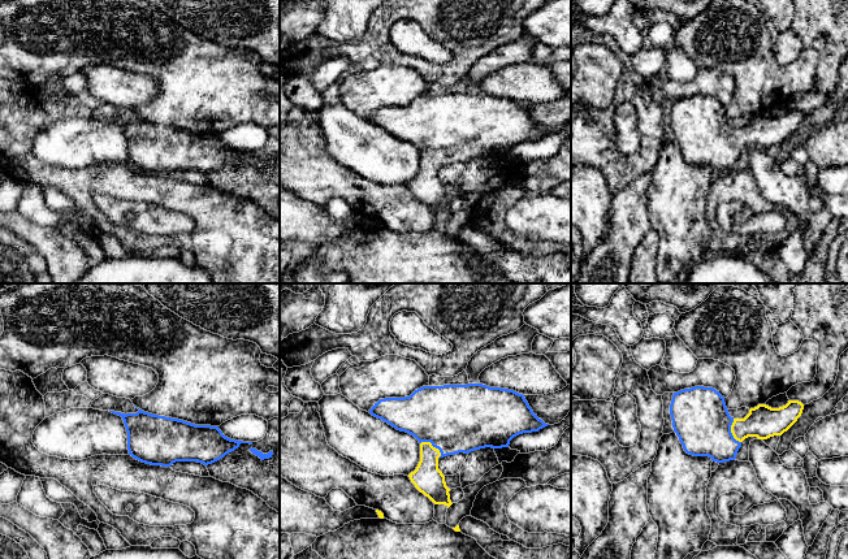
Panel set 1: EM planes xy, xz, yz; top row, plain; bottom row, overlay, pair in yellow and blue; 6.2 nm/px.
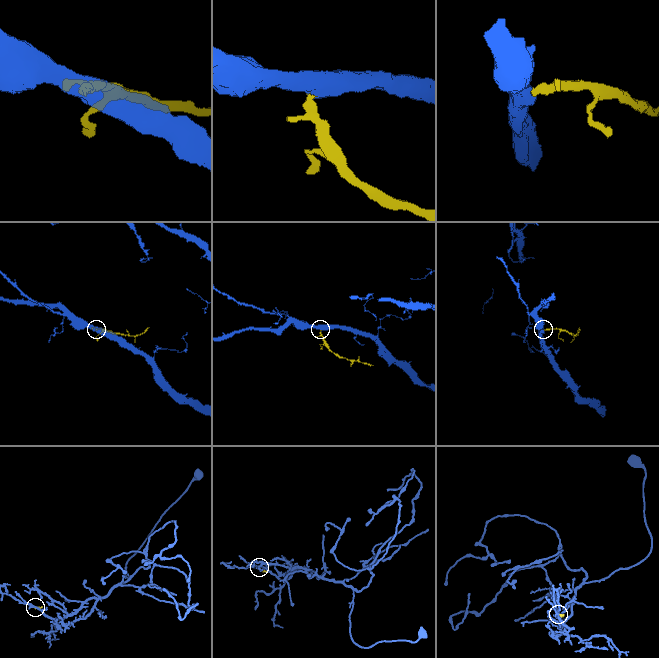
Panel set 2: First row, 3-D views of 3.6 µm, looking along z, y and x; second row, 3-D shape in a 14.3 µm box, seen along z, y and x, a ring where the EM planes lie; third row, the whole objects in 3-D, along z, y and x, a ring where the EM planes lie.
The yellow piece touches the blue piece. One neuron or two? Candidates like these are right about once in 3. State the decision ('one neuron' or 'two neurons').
one neuron

